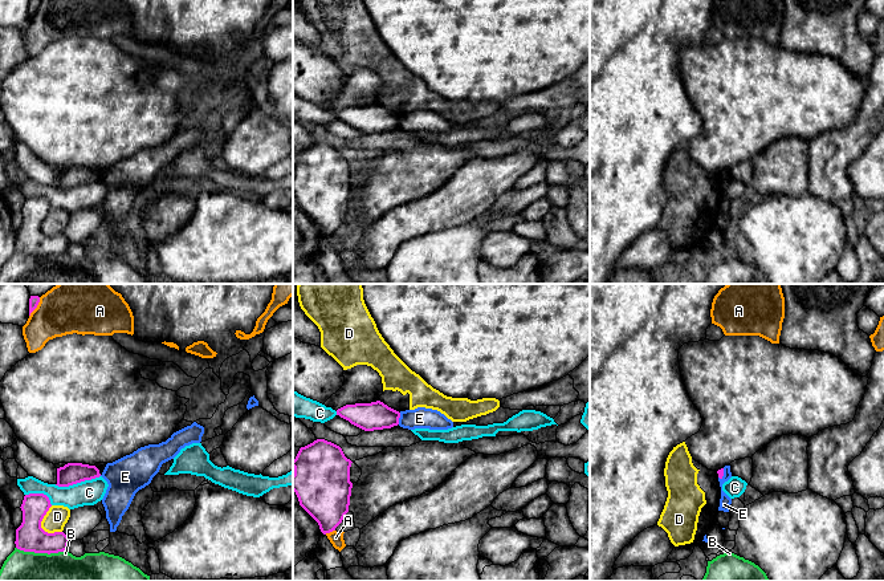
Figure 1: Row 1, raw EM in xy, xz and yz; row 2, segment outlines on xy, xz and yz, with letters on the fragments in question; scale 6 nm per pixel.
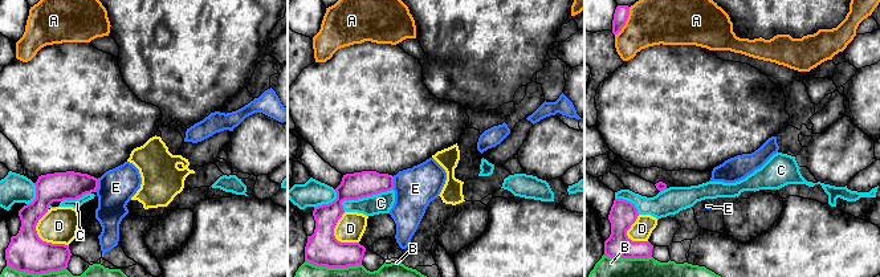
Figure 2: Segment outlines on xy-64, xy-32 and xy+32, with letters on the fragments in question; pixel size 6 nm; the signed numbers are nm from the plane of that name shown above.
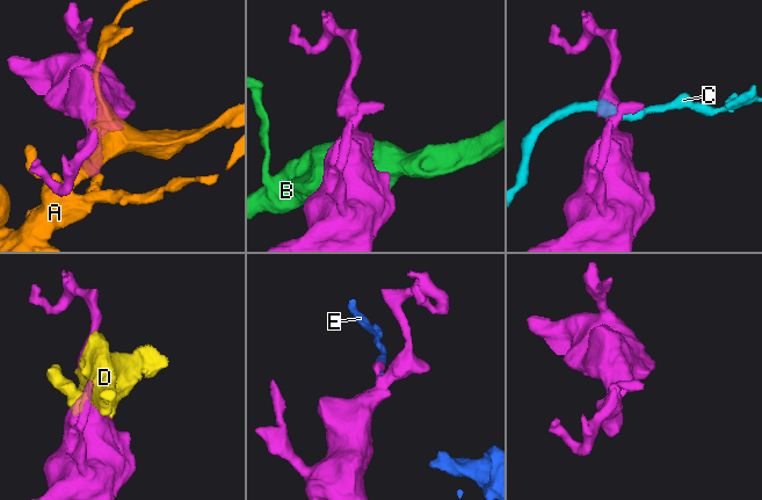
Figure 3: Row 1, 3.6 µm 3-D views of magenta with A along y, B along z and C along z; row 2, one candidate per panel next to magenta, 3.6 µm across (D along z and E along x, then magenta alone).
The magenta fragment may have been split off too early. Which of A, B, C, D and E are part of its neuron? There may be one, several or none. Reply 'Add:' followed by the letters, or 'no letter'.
Add: no letter

